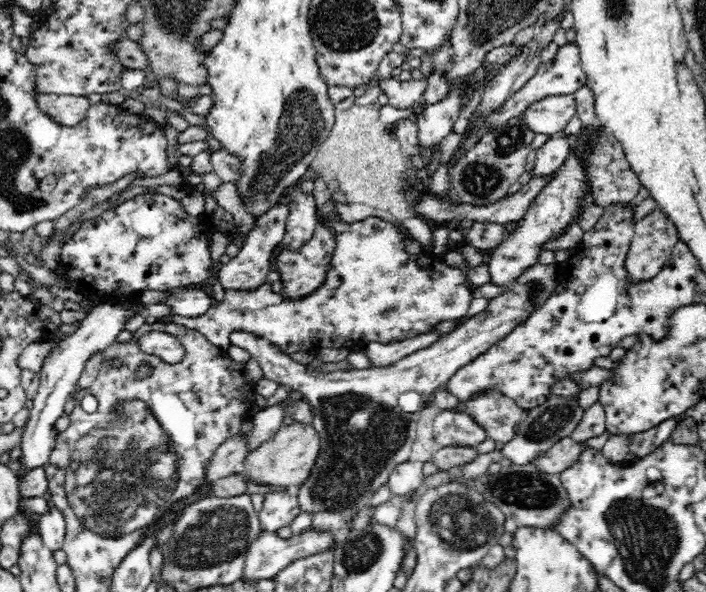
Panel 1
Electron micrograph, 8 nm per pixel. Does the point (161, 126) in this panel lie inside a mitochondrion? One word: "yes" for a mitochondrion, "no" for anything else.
no

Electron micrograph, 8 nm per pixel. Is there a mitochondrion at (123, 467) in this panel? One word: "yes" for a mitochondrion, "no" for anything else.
yes

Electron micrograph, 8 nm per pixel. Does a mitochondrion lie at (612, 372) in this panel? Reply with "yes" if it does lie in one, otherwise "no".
no

